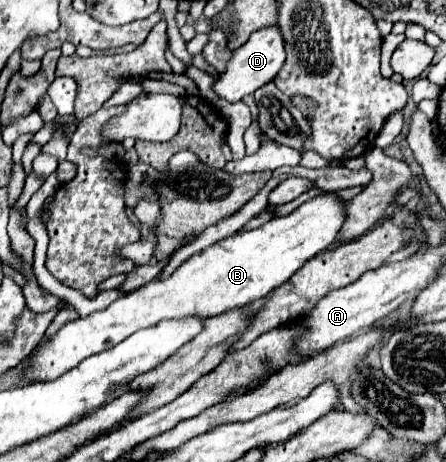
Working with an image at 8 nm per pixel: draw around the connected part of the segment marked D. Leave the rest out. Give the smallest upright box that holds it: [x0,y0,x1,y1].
[214,25,286,103]

